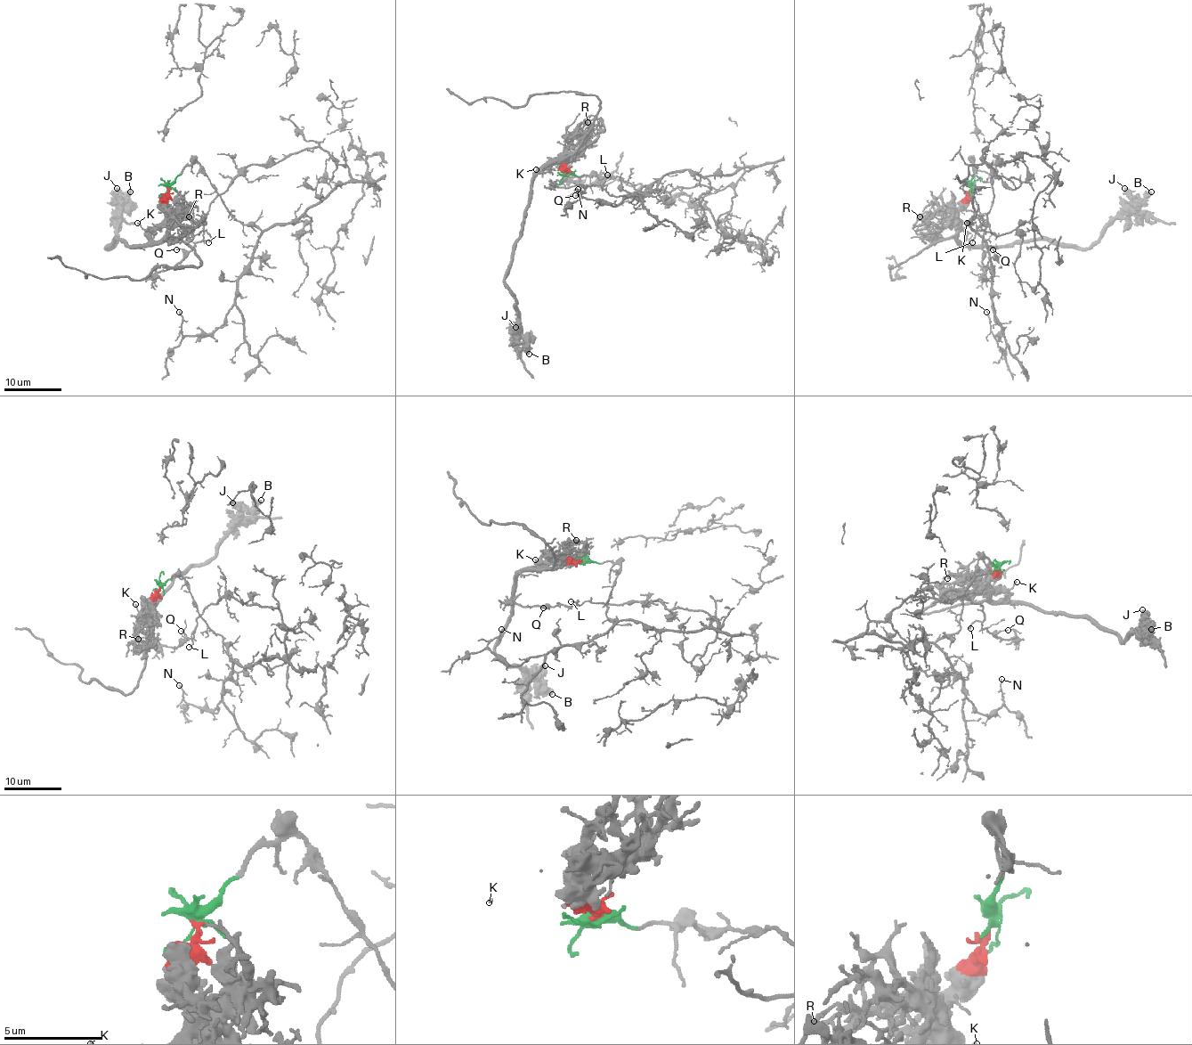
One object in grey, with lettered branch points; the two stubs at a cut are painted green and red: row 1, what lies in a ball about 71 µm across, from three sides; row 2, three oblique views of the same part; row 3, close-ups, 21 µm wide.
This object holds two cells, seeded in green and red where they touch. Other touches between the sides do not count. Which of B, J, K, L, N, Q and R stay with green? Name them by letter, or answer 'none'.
L, N, Q

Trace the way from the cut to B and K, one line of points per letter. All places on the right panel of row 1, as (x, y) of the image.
B: (971, 188), (969, 201), (957, 218), (969, 245), (1047, 240), (1077, 249), (1087, 249), (1151, 191)
K: (971, 188), (969, 201), (957, 218), (962, 228), (965, 228), (967, 223)

